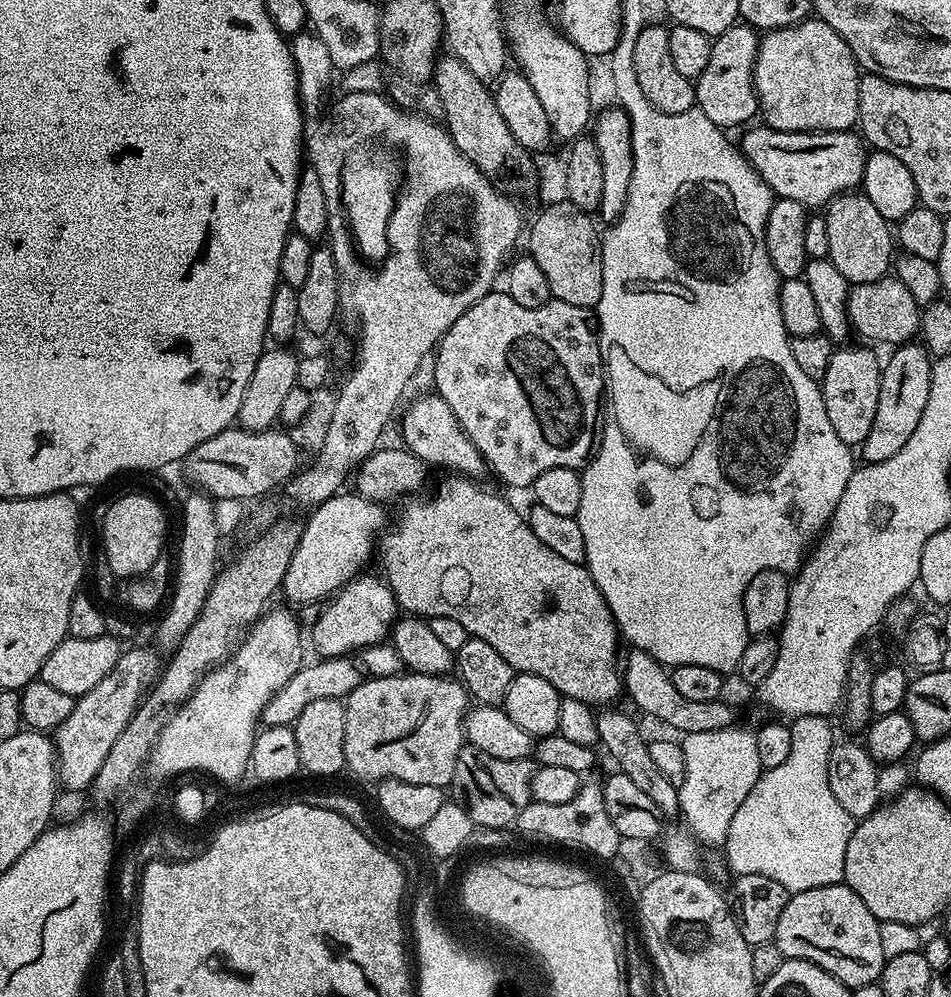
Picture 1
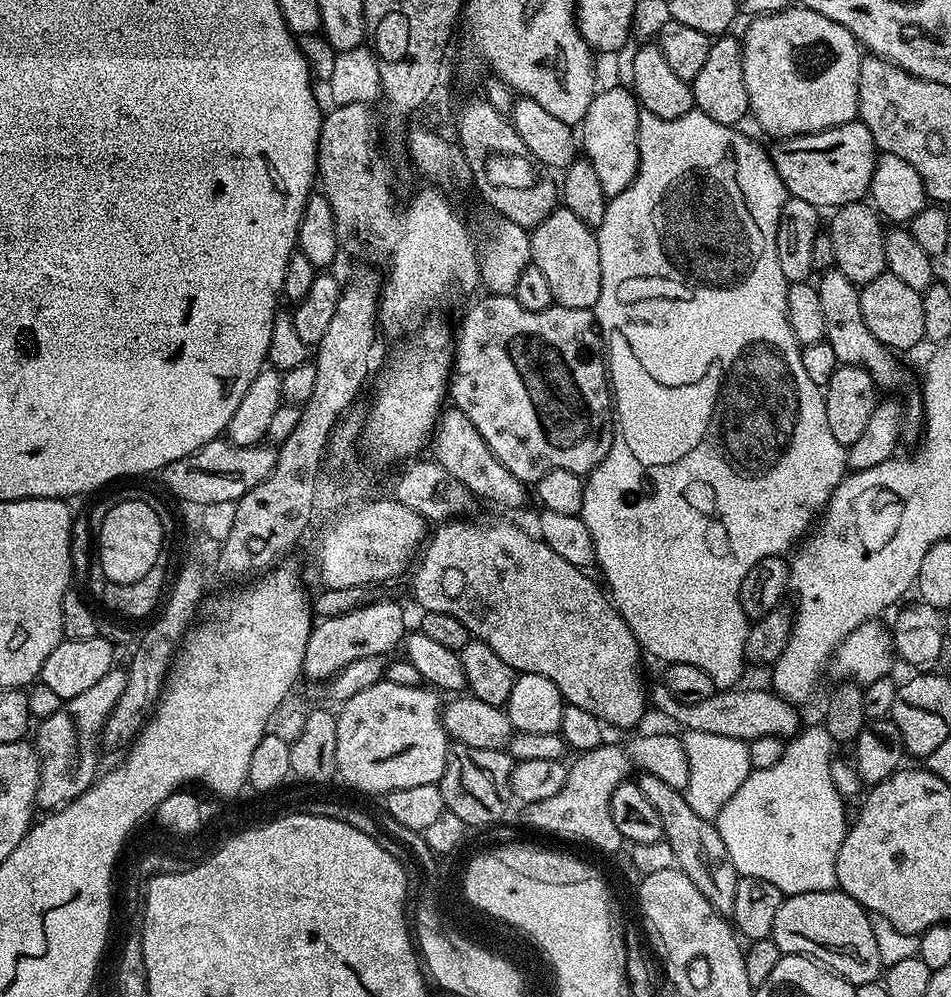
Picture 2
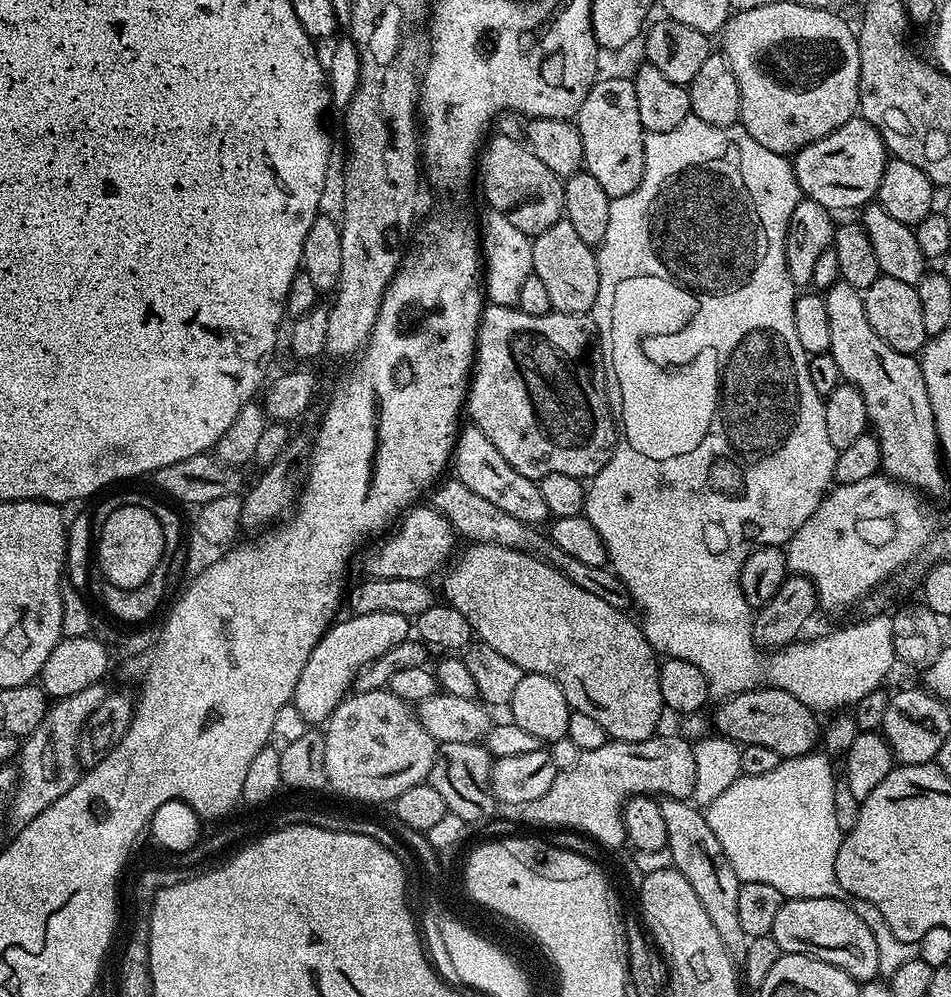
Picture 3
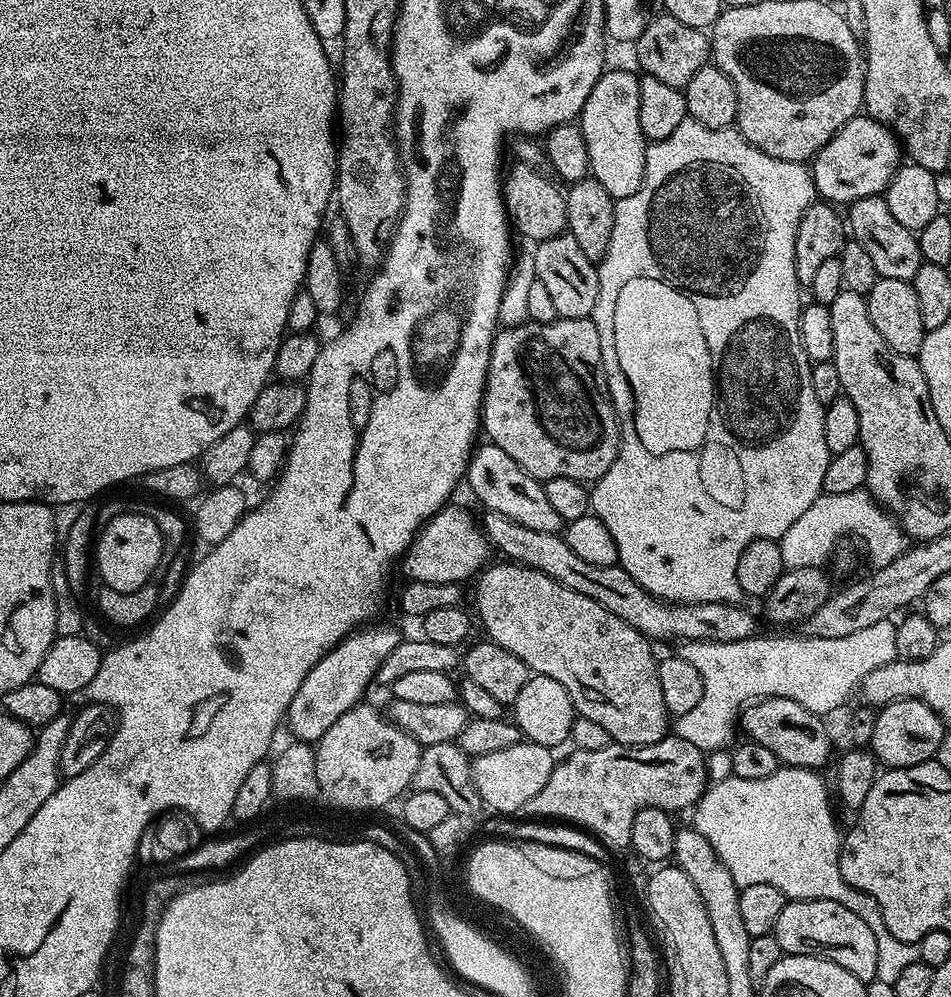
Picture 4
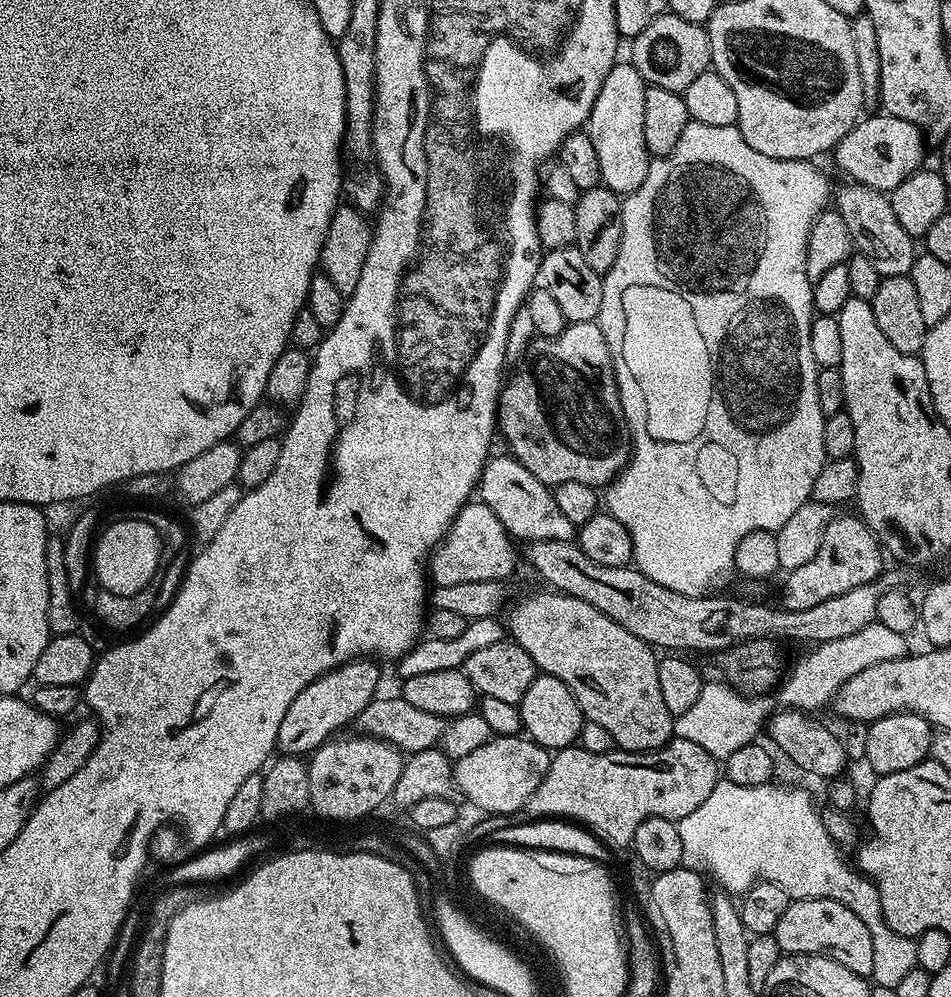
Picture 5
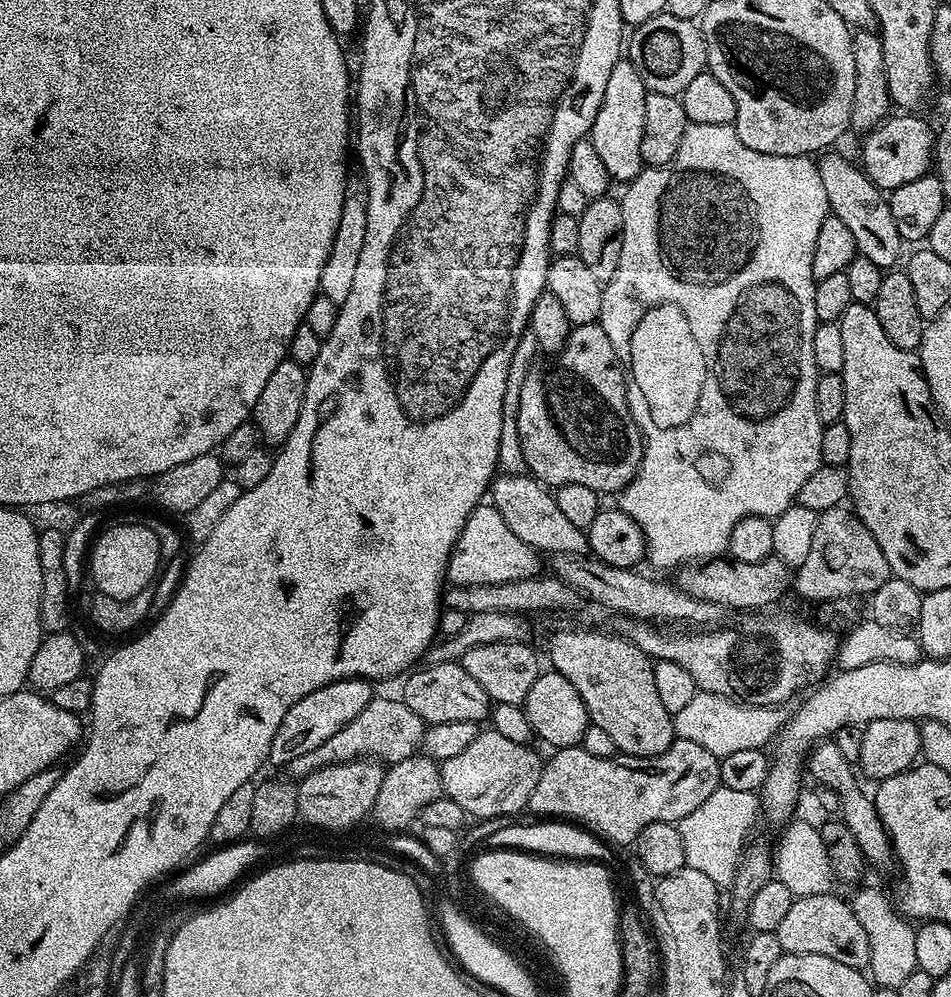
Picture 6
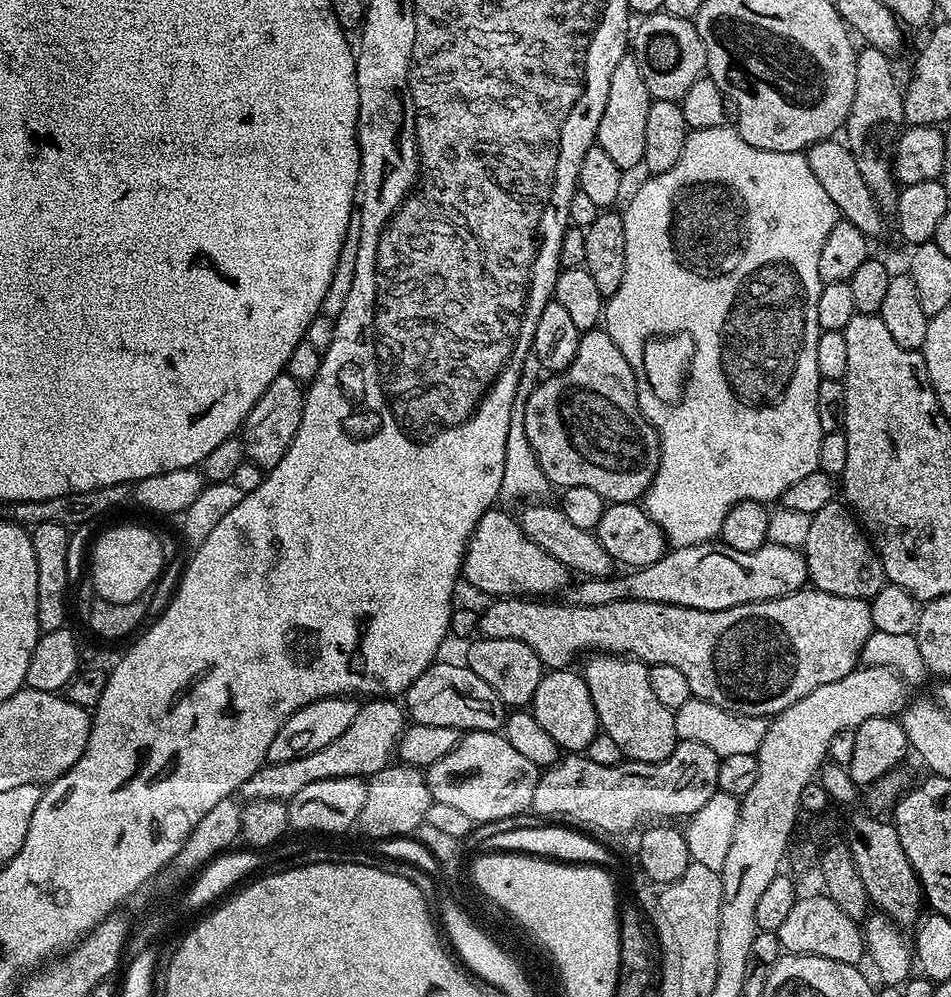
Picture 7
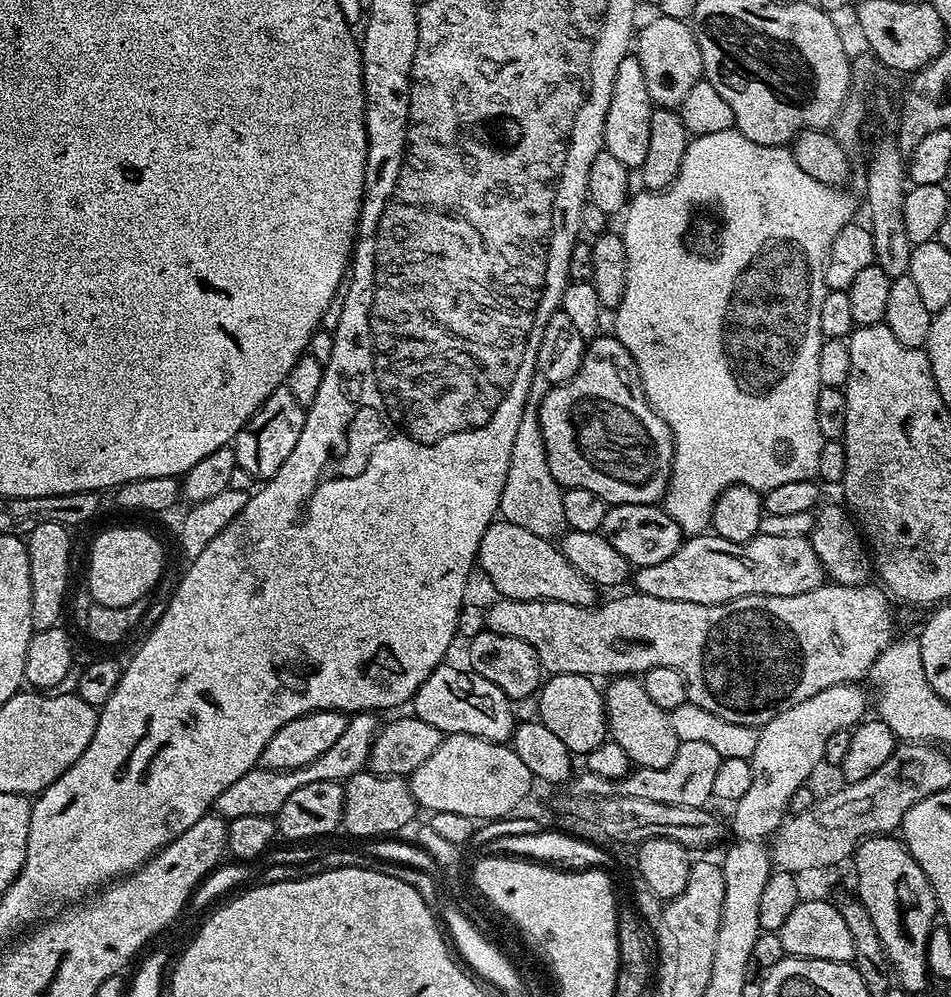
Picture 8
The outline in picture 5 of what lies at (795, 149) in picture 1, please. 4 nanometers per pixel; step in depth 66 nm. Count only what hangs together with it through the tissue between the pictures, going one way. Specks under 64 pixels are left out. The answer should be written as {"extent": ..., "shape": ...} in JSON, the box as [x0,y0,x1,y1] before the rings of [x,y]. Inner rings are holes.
{"extent":[834,115,926,194],"shape":[[[865,115],[842,138],[834,149],[840,172],[851,183],[865,184],[874,190],[890,194],[910,174],[921,171],[926,138],[920,128],[897,116]]]}

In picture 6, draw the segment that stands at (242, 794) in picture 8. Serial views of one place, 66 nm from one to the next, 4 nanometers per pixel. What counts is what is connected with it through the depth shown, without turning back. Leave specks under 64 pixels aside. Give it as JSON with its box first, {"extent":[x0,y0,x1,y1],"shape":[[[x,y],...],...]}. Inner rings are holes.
{"extent":[286,695,425,778],"shape":[[[373,695],[372,701],[364,709],[358,710],[358,714],[350,718],[350,722],[346,722],[346,726],[342,726],[338,734],[334,734],[334,738],[326,738],[322,746],[316,747],[315,750],[306,750],[306,754],[298,754],[298,758],[289,762],[286,765],[287,775],[303,778],[314,770],[331,764],[365,758],[371,758],[385,766],[397,764],[417,755],[424,742],[425,727],[424,720],[418,718],[418,714],[414,714],[414,710],[410,710],[410,706],[406,706],[403,699],[391,700],[388,696]]]}

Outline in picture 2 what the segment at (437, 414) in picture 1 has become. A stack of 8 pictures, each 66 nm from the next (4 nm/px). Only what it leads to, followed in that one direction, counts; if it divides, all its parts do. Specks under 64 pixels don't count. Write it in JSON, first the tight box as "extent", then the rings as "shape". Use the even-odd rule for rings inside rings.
{"extent":[430,406,525,508],"shape":[[[448,406],[441,411],[430,441],[430,452],[437,462],[446,466],[446,470],[450,470],[450,474],[454,474],[454,478],[458,478],[458,482],[462,482],[462,486],[466,486],[481,501],[489,500],[500,508],[516,508],[523,502],[525,481],[514,478],[514,474],[510,474],[510,470],[506,470],[506,466],[494,458],[482,434],[474,430],[474,422],[470,422],[462,410]]]}

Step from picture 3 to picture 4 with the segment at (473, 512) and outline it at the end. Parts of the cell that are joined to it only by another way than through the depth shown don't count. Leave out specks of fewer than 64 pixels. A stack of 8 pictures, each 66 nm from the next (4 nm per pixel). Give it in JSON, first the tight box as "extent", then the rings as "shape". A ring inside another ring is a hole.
{"extent":[482,511,757,642],"shape":[[[485,511],[482,516],[484,535],[488,537],[491,547],[501,552],[513,564],[523,564],[525,568],[542,570],[554,582],[562,582],[562,586],[570,586],[570,590],[578,590],[578,594],[586,594],[586,598],[594,598],[610,614],[618,614],[622,622],[630,622],[634,630],[638,630],[653,642],[659,640],[750,640],[757,635],[756,620],[740,608],[739,603],[723,604],[722,602],[706,602],[705,604],[677,604],[671,600],[662,600],[650,594],[626,570],[619,566],[594,566],[594,562],[585,562],[578,558],[570,546],[566,546],[563,535],[546,530],[529,530],[527,526],[518,526],[506,514]]]}

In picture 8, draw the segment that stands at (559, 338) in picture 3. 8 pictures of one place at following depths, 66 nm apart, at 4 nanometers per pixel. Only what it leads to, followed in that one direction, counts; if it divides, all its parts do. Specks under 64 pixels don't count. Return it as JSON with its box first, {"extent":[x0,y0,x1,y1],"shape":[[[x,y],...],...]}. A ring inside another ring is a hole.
{"extent":[540,334,674,505],"shape":[[[597,334],[587,341],[582,358],[582,366],[578,366],[578,374],[570,378],[564,384],[549,387],[546,398],[540,400],[540,429],[542,430],[542,442],[546,448],[546,462],[550,466],[550,474],[559,482],[560,487],[567,490],[581,488],[598,494],[598,498],[605,500],[608,505],[614,504],[660,504],[668,493],[668,484],[672,480],[672,459],[674,458],[674,438],[670,426],[652,409],[652,404],[646,398],[642,378],[638,374],[638,366],[634,358],[630,358],[630,350],[622,346],[622,342],[615,335]]]}

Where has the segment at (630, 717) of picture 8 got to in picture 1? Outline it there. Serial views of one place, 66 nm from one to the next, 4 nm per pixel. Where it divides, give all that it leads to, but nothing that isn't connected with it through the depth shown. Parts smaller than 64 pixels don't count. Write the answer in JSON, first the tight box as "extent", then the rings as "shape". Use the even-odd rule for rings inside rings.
{"extent":[378,478,622,706],"shape":[[[448,478],[444,485],[433,494],[429,500],[420,500],[424,498],[412,498],[407,501],[408,504],[400,512],[400,517],[396,520],[396,529],[389,534],[388,537],[385,535],[383,539],[379,541],[378,544],[378,560],[380,556],[380,564],[384,567],[384,572],[382,571],[383,579],[386,581],[389,588],[391,588],[394,598],[396,599],[397,605],[405,613],[418,616],[421,618],[427,618],[429,616],[441,616],[442,618],[454,618],[457,622],[462,622],[462,626],[466,626],[469,637],[481,640],[482,642],[490,642],[490,646],[494,646],[494,650],[498,650],[498,654],[502,654],[502,658],[506,658],[506,662],[510,662],[510,666],[516,673],[525,672],[526,674],[538,674],[538,678],[546,678],[546,682],[550,682],[550,686],[554,686],[560,692],[561,697],[569,696],[570,698],[578,698],[578,702],[586,702],[593,706],[612,706],[617,703],[616,699],[622,696],[622,672],[618,667],[618,662],[616,666],[616,651],[619,650],[620,644],[622,645],[622,637],[619,632],[616,631],[616,623],[614,618],[610,614],[610,610],[606,606],[606,600],[602,598],[602,594],[598,590],[598,586],[594,582],[594,578],[589,574],[587,567],[584,564],[575,564],[574,562],[568,561],[566,558],[562,558],[559,554],[554,554],[554,550],[549,550],[543,542],[540,541],[538,537],[535,536],[534,530],[530,530],[527,519],[519,512],[512,504],[507,504],[502,497],[496,492],[487,492],[484,488],[479,488],[477,481],[472,478]]]}

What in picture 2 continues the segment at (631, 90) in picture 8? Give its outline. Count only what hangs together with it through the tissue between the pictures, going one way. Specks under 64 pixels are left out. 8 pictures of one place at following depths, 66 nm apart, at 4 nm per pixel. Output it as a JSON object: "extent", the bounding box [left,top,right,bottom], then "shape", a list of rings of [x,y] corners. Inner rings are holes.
{"extent":[582,87,640,197],"shape":[[[627,87],[608,88],[593,95],[582,121],[582,152],[594,166],[605,197],[617,196],[634,182],[638,174],[638,122],[640,108]]]}

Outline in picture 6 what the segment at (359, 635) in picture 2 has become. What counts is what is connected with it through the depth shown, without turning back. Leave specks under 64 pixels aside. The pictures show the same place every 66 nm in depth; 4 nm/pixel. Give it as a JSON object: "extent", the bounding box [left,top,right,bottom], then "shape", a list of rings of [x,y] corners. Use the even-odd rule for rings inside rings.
{"extent":[267,678,374,766],"shape":[[[363,678],[354,680],[339,680],[330,682],[314,694],[306,694],[306,698],[301,698],[299,702],[294,702],[290,710],[286,710],[286,718],[282,718],[282,726],[278,726],[278,734],[274,734],[274,742],[270,742],[270,754],[267,763],[280,764],[286,766],[298,754],[306,754],[306,750],[315,750],[322,746],[326,738],[334,738],[350,718],[358,714],[358,710],[364,709],[374,695],[373,685]]]}

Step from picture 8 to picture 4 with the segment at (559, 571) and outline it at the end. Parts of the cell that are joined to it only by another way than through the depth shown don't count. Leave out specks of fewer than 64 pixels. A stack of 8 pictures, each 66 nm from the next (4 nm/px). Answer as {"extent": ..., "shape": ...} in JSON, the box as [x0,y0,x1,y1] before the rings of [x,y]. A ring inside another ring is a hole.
{"extent":[402,506,490,585],"shape":[[[445,506],[440,511],[424,521],[424,527],[416,533],[409,546],[407,552],[402,557],[402,565],[404,564],[405,577],[409,581],[417,580],[426,583],[454,583],[463,585],[464,580],[471,581],[489,563],[490,557],[490,541],[484,535],[483,527],[467,512],[464,508],[452,508],[453,506]]]}

